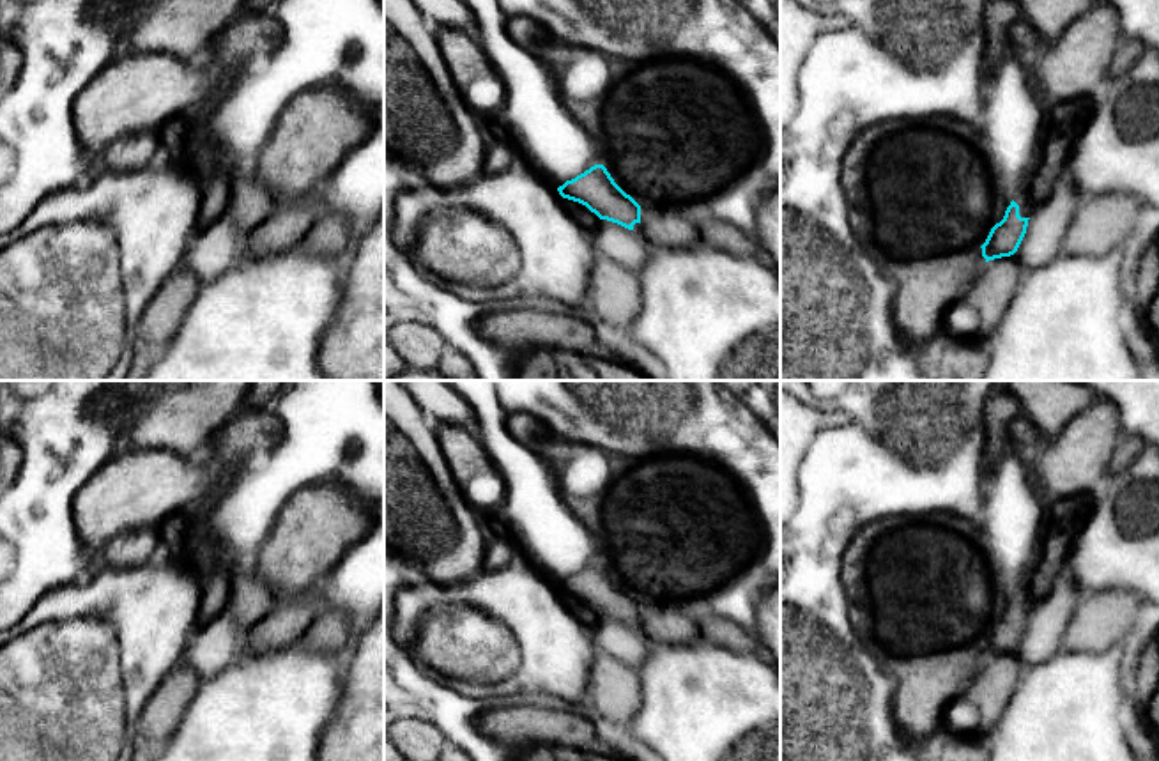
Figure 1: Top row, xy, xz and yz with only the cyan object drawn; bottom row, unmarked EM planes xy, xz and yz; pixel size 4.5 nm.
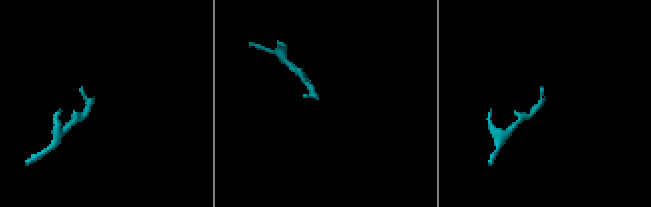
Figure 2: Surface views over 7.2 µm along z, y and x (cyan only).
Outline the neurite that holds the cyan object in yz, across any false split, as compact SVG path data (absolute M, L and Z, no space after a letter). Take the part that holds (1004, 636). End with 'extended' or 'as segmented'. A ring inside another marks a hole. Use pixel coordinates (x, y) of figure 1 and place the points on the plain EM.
M1017 589L1007 603L1003 616L991 625L986 639L980 642L986 658L1010 653L1017 648L1032 607L1028 596Z | extended

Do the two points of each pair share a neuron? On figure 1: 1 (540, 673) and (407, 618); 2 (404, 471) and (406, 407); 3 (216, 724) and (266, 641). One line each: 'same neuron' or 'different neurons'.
1: same neuron
2: same neuron
3: different neurons

